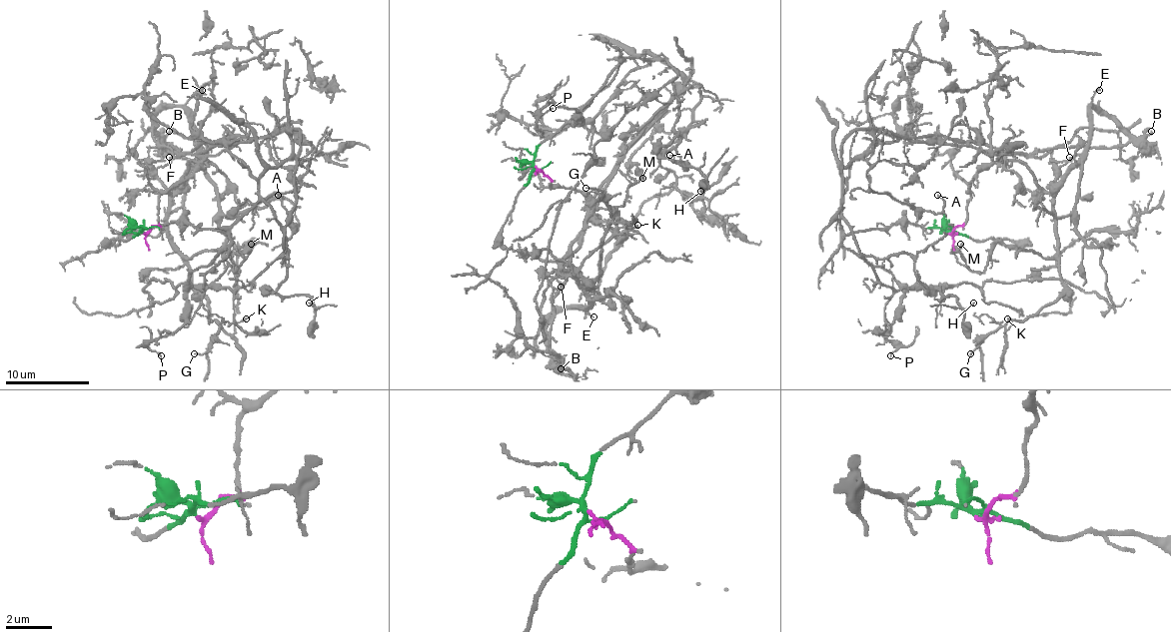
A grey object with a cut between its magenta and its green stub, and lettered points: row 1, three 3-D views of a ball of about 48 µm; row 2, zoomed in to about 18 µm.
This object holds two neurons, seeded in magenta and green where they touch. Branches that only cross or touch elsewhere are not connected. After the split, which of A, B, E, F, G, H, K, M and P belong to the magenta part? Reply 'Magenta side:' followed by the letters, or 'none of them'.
Magenta side: B, E, F, G, K, M

